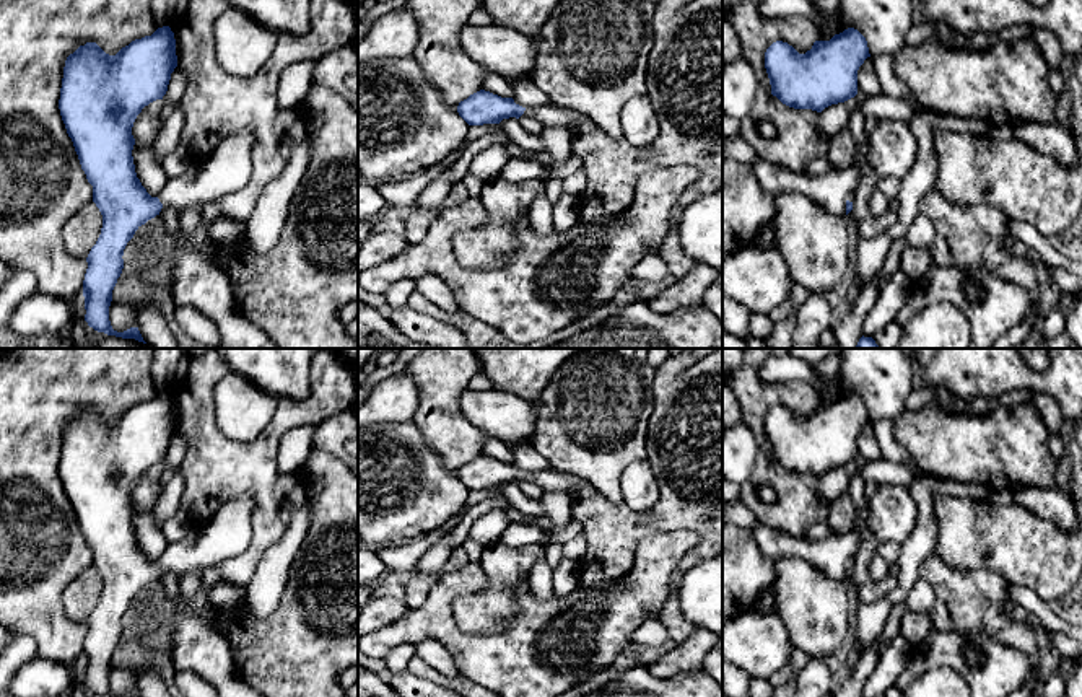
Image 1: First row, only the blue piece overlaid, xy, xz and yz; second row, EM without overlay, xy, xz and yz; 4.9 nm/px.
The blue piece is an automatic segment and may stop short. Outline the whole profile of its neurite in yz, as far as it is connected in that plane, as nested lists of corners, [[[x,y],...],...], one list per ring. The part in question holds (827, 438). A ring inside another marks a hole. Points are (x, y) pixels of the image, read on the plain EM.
[[[848,392],[830,405],[815,405],[805,419],[799,419],[788,407],[776,405],[765,417],[765,433],[771,459],[783,469],[822,477],[825,472],[857,459],[857,435],[867,422],[870,419],[866,402],[857,394]]]

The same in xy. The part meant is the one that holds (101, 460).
[[[169,391],[132,405],[116,420],[106,419],[96,407],[86,407],[65,425],[59,474],[81,534],[93,550],[93,567],[103,580],[101,599],[86,622],[88,633],[83,645],[85,686],[98,697],[117,697],[109,686],[109,671],[124,633],[124,614],[135,596],[159,580],[164,570],[176,575],[203,572],[239,555],[251,542],[254,493],[246,493],[221,505],[210,521],[195,524],[179,542],[168,544],[158,562],[151,562],[142,550],[132,521],[135,510],[132,492],[145,471],[163,464],[176,432],[176,404]]]

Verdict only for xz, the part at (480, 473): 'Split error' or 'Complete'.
Split error

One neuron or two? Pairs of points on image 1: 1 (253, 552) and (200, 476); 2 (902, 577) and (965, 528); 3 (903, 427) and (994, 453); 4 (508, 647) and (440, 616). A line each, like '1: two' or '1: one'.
1: one
2: two
3: one
4: one

